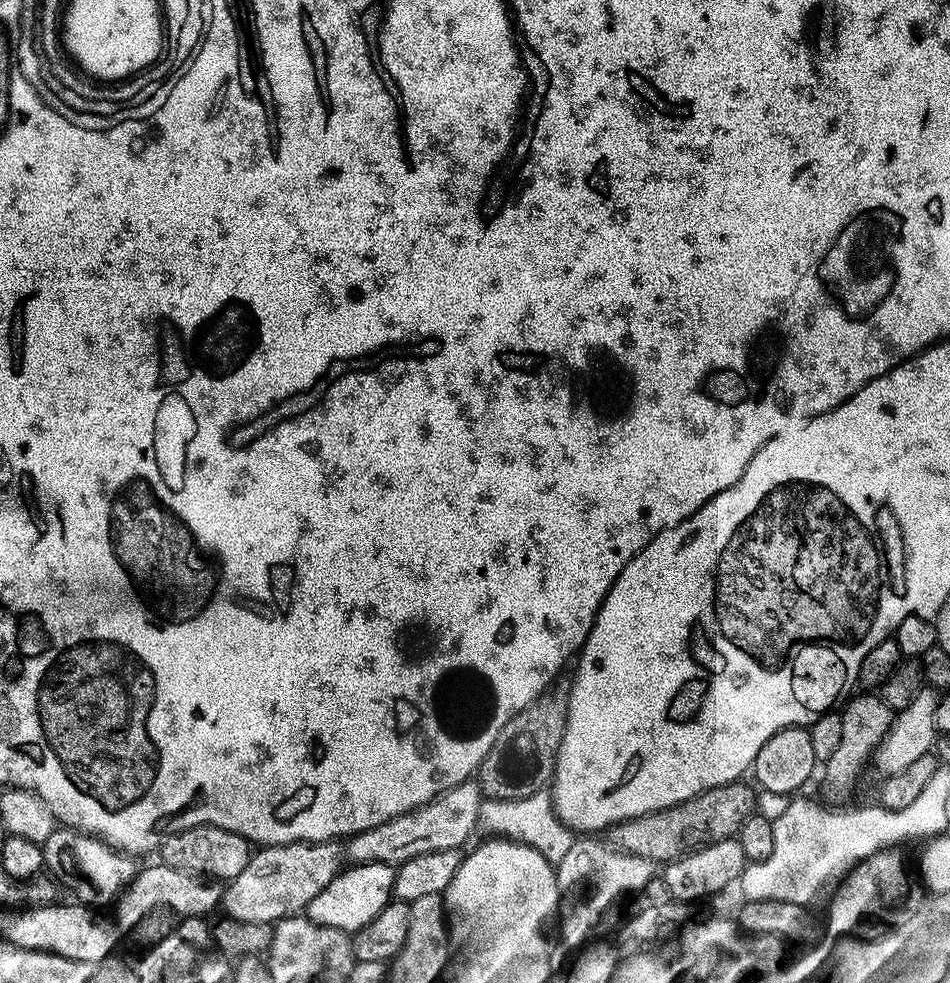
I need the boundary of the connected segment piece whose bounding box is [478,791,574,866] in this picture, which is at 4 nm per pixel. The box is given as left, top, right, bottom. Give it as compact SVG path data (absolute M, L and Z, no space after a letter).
M547 791L535 792L521 800L490 800L481 802L479 827L496 838L517 840L519 844L530 846L542 854L553 866L562 862L566 850L570 850L574 839L571 828L560 821L552 805L552 797Z

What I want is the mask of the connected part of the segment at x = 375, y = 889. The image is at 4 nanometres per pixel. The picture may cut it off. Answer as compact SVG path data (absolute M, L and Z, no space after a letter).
M382 861L373 864L353 863L348 869L345 867L338 871L330 884L308 904L306 915L322 926L354 933L366 926L366 922L370 922L370 918L374 918L374 914L378 914L378 910L382 910L382 906L393 899L395 874L396 868Z

